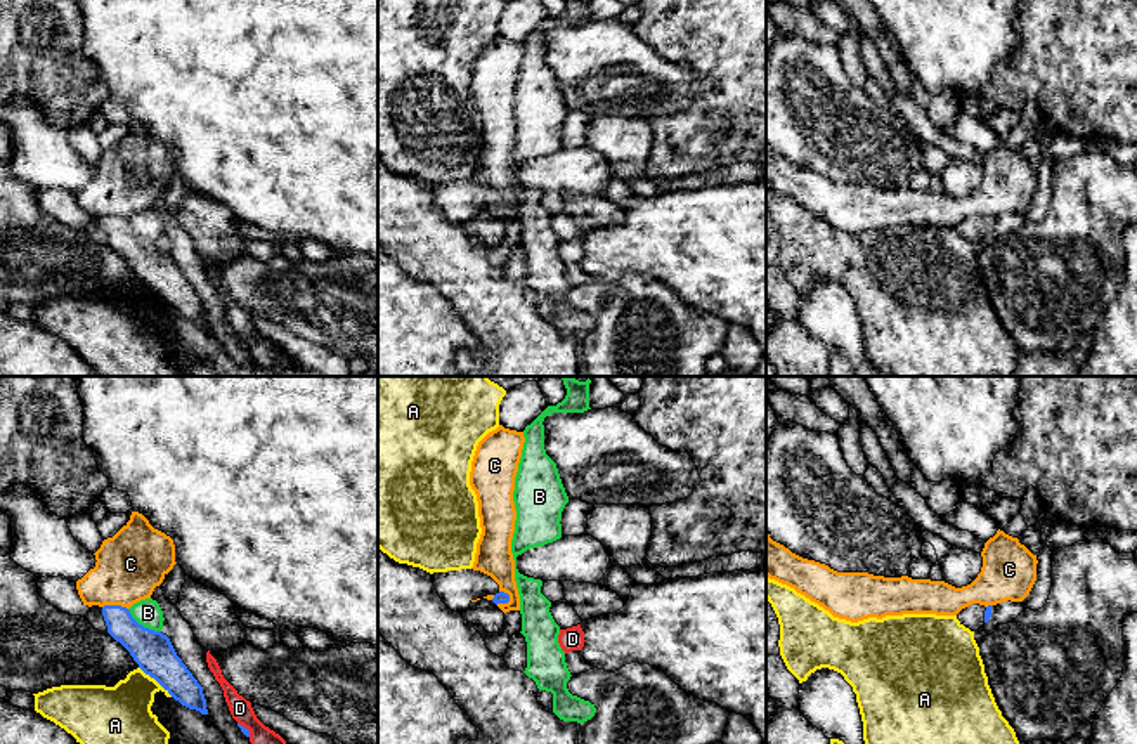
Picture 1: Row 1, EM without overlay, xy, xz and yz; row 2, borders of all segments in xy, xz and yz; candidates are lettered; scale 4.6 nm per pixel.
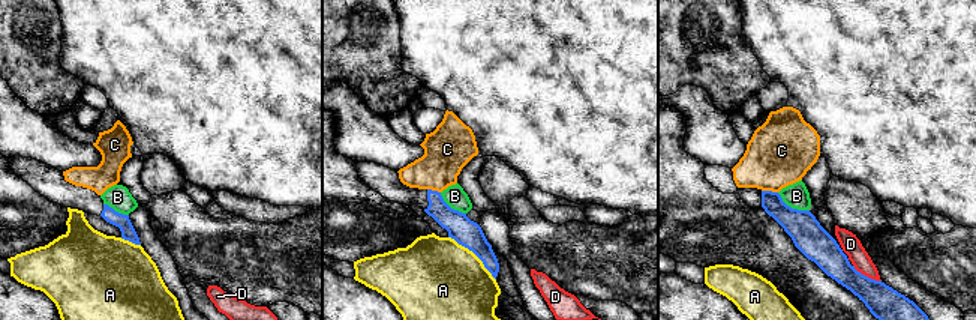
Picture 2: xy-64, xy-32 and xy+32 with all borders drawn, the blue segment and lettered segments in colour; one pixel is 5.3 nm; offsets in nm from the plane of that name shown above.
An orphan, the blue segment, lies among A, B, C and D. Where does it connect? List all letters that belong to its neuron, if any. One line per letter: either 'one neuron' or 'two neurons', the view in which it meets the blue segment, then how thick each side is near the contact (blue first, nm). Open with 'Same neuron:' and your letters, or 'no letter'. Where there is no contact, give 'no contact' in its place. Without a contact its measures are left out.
Same neuron: no letter
A: two neurons; meets blue in xy; 190 nm thick on the blue side, 300 nm on the other
B: two neurons; meets blue in xy; 190 nm thick on the blue side, 130 nm on the other
C: two neurons; meets blue in xy; 170 nm thick on the blue side, 320 nm on the other
D: two neurons; meets blue in xy; 30 nm thick on the blue side, 130 nm on the other

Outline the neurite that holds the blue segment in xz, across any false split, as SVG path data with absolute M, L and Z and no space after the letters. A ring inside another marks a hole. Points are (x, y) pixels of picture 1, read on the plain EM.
M473 180L433 184L432 194L442 213L454 224L465 224L477 210L492 206L492 213L508 215L510 206L487 186Z

